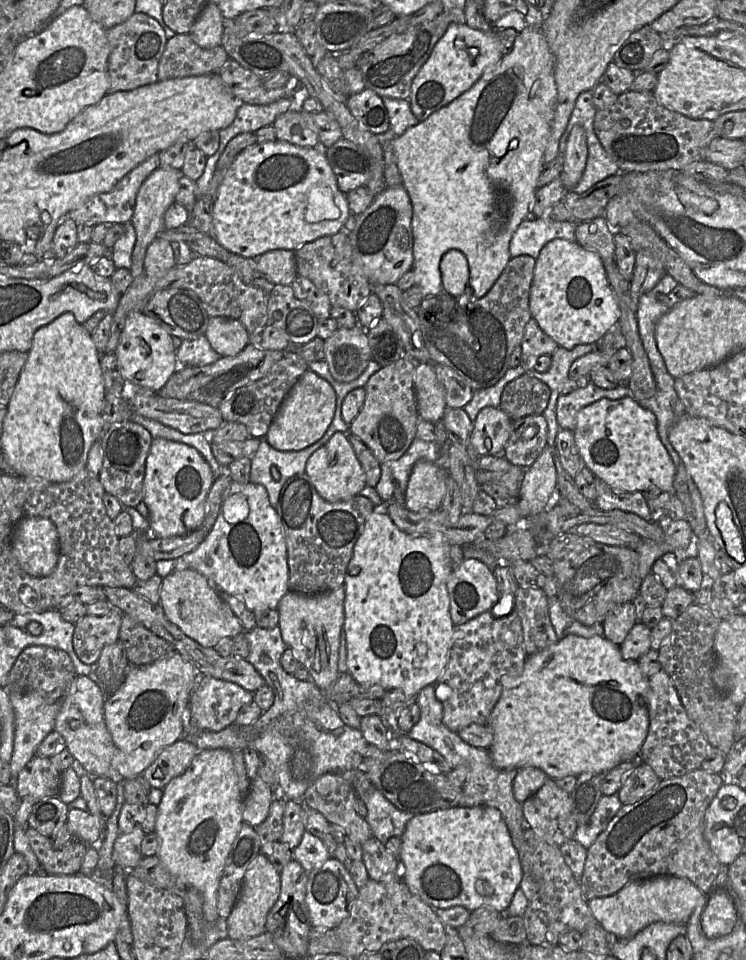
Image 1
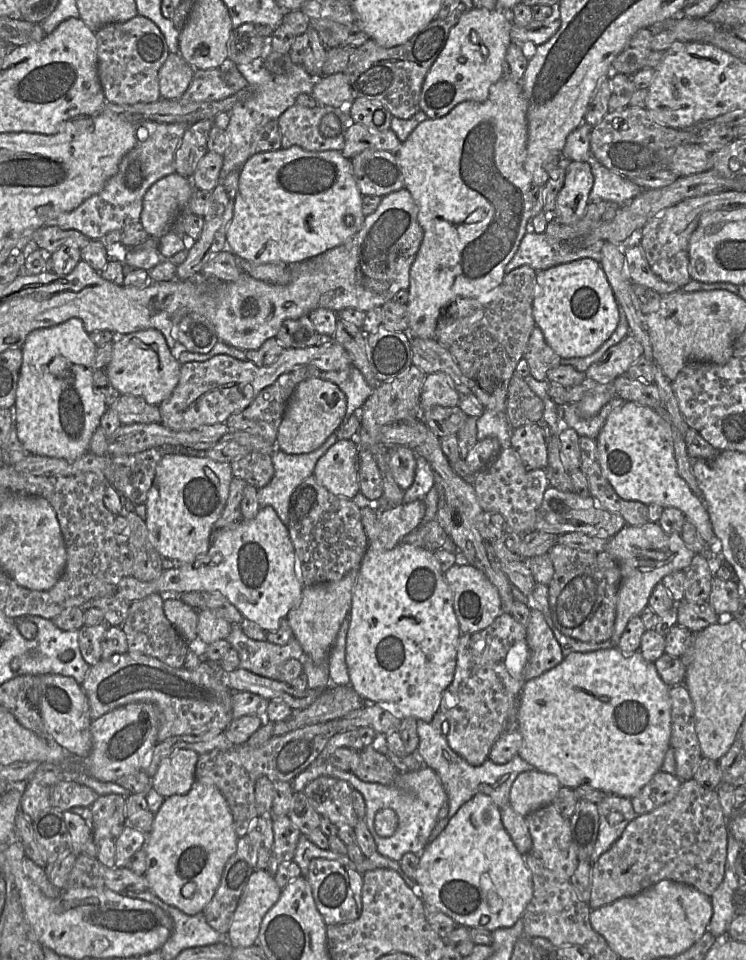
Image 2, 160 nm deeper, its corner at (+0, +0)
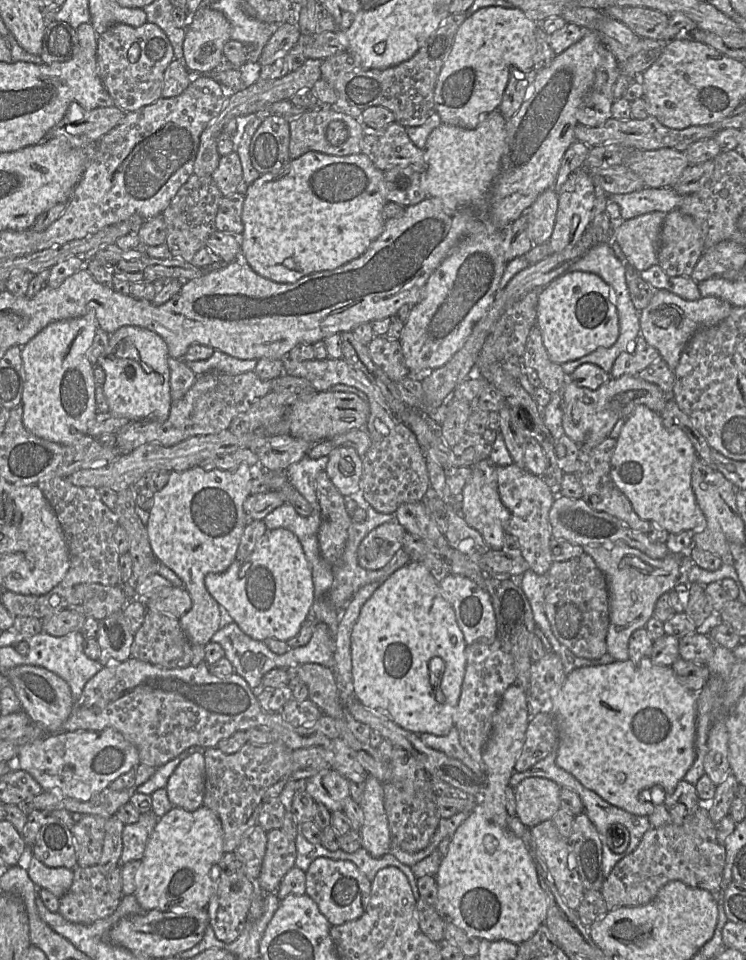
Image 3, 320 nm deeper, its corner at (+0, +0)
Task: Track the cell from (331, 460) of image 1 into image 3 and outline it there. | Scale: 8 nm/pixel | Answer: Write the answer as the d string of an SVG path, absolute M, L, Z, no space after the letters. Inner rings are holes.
M336 447L329 454L325 472L345 497L358 497L363 471L363 458L351 447Z

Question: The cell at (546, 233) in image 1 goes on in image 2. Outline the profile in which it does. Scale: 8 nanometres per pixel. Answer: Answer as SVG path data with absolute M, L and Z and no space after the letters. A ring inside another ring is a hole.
M528 230L515 255L506 265L505 274L523 265L530 266L537 272L582 258L600 262L603 242L597 241L586 248L574 247L565 242L550 241L545 233Z

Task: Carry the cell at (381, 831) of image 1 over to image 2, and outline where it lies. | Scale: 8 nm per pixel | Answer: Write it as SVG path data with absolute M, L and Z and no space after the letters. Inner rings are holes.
M329 763L322 765L310 764L305 770L298 774L291 782L294 792L303 791L305 786L320 776L335 777L347 781L353 789L357 789L363 796L366 805L364 821L372 834L377 846L377 851L394 861L399 862L407 852L420 854L429 843L429 837L438 821L438 813L442 805L448 802L446 790L436 772L430 767L423 765L416 771L401 773L392 785L365 782L360 780L351 771L340 770ZM384 808L390 808L398 816L396 831L389 837L380 836L374 826L376 813Z

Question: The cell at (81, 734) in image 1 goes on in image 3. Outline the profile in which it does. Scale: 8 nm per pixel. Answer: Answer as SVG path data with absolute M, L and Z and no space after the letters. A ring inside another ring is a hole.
M30 665L14 667L7 673L6 678L19 699L22 710L32 722L49 734L58 733L75 703L67 682L45 668Z

